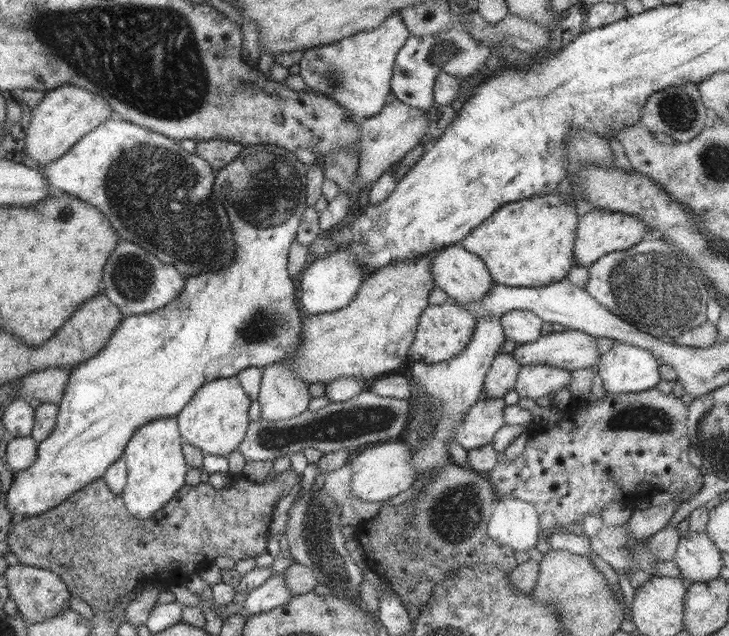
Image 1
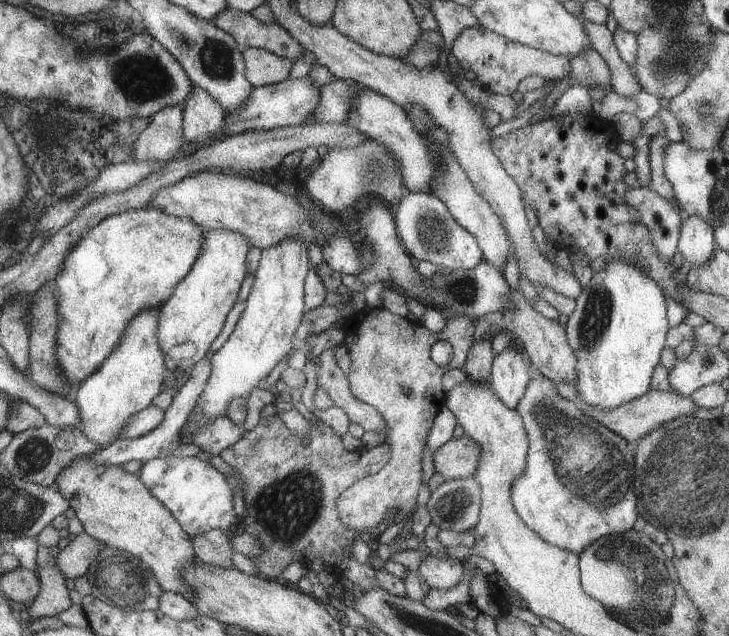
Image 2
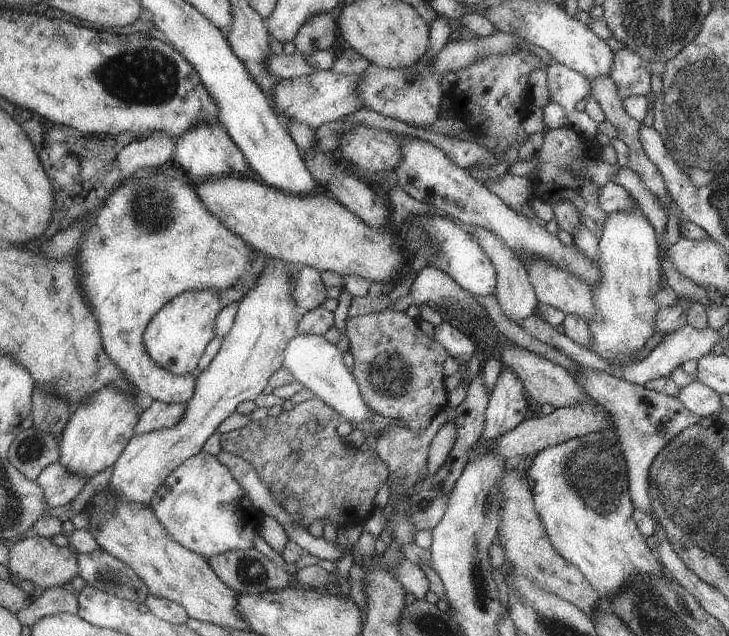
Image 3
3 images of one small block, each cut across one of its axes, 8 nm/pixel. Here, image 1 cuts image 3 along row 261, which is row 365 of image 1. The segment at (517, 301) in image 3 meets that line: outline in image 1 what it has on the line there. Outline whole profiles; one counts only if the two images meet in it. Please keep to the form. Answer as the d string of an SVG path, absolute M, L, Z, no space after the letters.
M499 353L491 362L483 382L483 392L488 399L503 398L516 384L520 365L510 354Z

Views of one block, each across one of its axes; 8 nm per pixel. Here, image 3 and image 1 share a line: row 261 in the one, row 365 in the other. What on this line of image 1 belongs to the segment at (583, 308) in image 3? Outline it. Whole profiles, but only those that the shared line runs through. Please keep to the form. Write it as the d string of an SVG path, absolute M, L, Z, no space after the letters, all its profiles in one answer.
M545 364L520 366L513 390L522 400L535 399L567 387L571 381L570 372L564 369L549 367Z

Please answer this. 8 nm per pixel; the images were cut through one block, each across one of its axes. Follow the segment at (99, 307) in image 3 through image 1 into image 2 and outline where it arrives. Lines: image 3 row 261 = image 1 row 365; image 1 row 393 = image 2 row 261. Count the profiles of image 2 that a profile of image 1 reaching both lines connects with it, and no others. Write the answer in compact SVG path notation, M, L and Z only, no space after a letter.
M142 207L141 209L132 209L124 211L123 213L110 215L85 232L82 240L66 255L64 266L60 274L57 274L53 283L53 289L57 290L55 293L56 314L58 316L58 328L56 329L56 360L57 365L62 371L62 376L70 388L72 386L72 380L83 381L87 376L90 376L94 371L98 370L101 362L118 346L127 324L139 312L159 307L169 300L170 296L173 295L174 287L189 273L193 262L197 259L198 254L201 253L203 236L204 232L192 221L167 215L154 207Z

